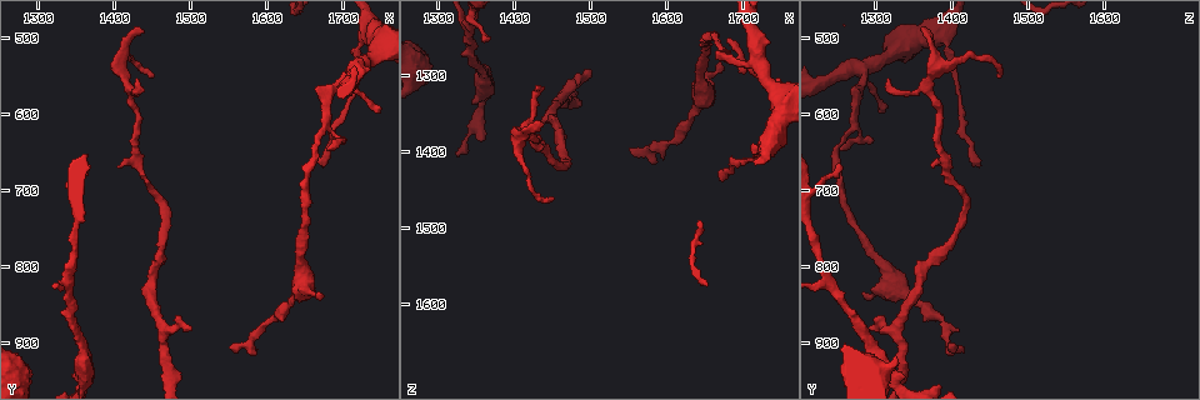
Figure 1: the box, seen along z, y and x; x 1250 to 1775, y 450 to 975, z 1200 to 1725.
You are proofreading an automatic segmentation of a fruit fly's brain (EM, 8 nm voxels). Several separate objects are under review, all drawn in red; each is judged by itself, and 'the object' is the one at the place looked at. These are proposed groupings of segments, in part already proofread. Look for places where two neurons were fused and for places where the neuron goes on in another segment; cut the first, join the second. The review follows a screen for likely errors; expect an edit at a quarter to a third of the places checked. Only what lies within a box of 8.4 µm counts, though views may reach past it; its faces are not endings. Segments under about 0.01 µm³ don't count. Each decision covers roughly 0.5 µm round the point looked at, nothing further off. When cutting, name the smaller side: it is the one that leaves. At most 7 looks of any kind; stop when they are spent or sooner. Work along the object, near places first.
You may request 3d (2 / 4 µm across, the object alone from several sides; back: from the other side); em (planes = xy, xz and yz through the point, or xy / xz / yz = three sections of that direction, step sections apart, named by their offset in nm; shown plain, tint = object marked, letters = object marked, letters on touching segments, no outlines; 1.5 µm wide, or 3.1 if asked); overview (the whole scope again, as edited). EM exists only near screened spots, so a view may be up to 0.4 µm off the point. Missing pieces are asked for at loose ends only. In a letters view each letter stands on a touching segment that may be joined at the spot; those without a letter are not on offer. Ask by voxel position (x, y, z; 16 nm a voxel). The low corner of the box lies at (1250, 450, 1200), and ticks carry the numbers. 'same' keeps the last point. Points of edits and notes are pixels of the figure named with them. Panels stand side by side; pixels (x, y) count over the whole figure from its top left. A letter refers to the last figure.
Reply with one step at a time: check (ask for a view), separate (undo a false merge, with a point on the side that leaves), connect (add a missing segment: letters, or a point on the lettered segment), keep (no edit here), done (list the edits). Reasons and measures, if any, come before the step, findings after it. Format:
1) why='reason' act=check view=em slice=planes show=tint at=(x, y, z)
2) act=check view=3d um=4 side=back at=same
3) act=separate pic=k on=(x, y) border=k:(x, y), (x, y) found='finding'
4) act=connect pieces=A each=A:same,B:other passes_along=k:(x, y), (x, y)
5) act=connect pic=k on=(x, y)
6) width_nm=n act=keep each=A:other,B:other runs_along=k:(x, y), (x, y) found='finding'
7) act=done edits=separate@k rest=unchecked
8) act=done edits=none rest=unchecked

why='branch stops here' act=check view=em slice=xz step=8 show=tint at=(1675, 835, 1285)

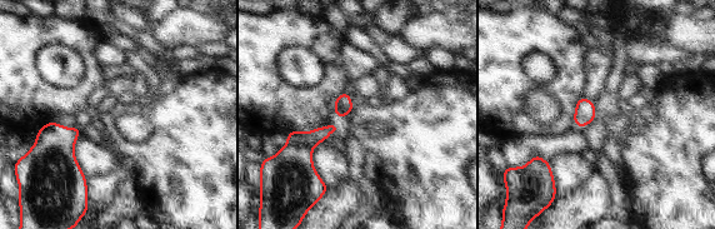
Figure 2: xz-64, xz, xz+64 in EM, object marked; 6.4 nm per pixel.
why='what lies round it' act=check view=em slice=xz step=8 show=letters at=same

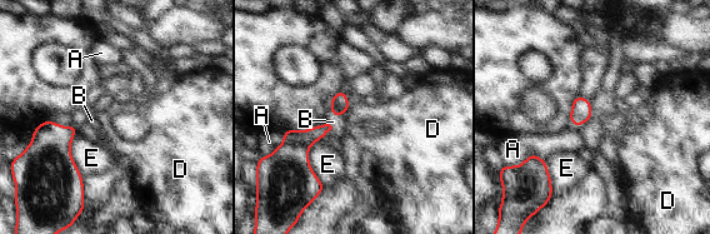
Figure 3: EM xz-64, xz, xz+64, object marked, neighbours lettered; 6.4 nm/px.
longest_contact=E:280nm act=keep each=A:other,B:other,D:other,E:other border=3:(351, 104), (344, 114), (334, 118) found='no lettered segment goes on from it'

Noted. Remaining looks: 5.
act=check view=em slice=planes show=tint at=(1675, 670, 1435)

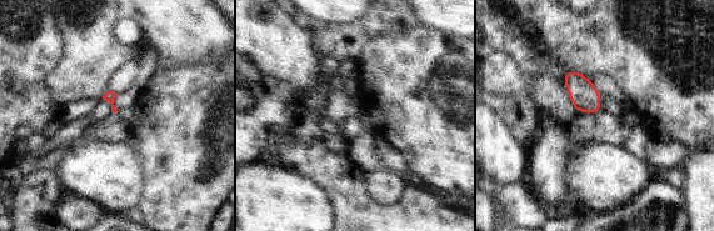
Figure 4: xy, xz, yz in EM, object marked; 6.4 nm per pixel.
act=check view=em slice=planes show=letters at=same

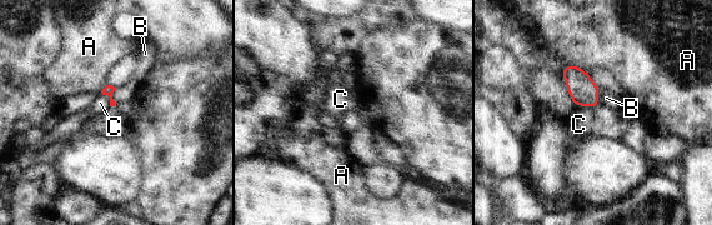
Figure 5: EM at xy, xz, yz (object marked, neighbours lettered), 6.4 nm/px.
act=keep each=A:other,B:other,C:other found='none of them fits'

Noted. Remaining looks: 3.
why='branch stops here' act=check view=em slice=yz step=4 show=letters at=(1365, 670, 1255)

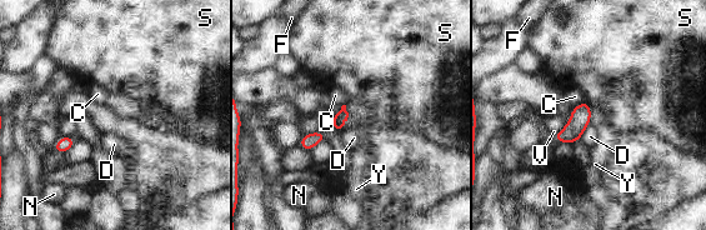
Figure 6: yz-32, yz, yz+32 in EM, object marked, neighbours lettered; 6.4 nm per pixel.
width_nm=90 act=keep each=C:other,D:other,F:other,N:other,S:other,V:other,Y:other border=6:(590, 123), (580, 139) found='none of them fits'

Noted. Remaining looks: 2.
act=done edits=none rest=unchecked

